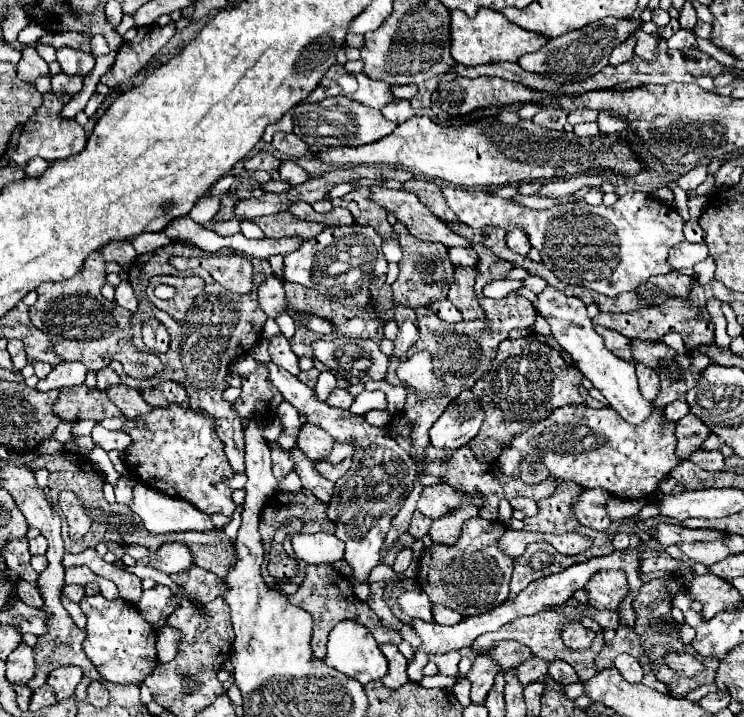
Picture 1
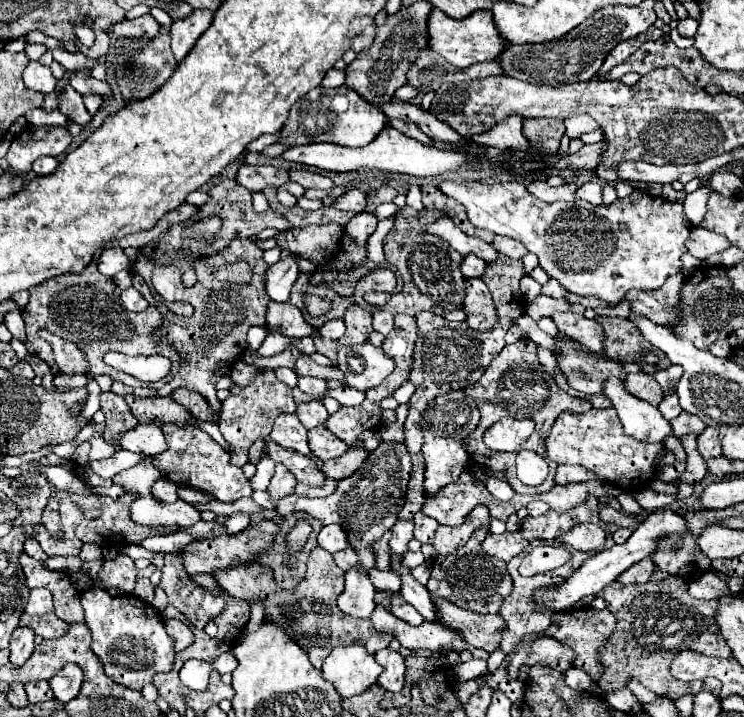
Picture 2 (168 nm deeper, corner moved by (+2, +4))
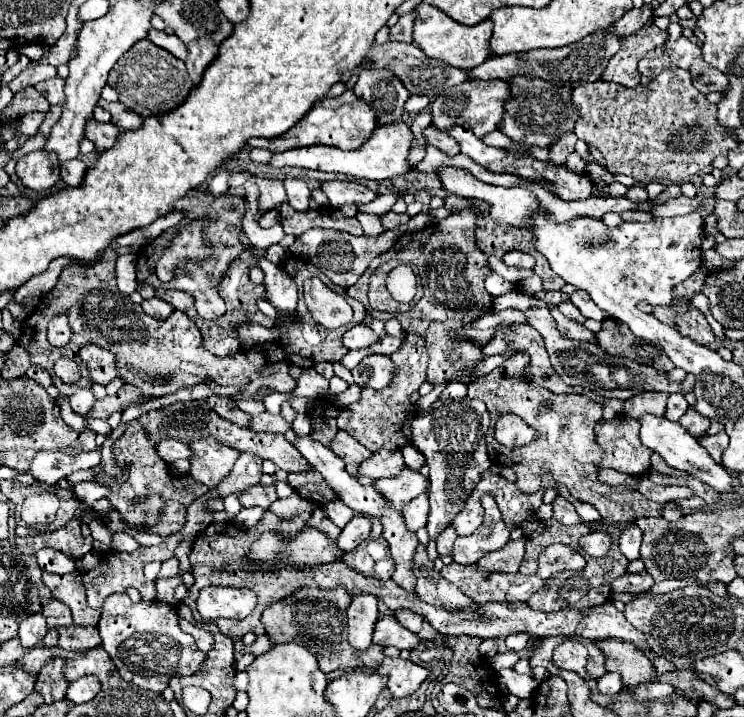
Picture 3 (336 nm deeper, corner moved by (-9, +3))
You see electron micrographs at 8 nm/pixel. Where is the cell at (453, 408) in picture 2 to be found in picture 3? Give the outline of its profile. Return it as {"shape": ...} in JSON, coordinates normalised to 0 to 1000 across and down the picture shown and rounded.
{"shape":[[[602,556],[586,559],[575,573],[562,576],[552,589],[554,621],[573,637],[578,660],[578,718],[575,718],[575,746],[578,757],[573,763],[575,777],[586,780],[583,749],[608,729],[608,721],[621,710],[624,693],[634,688],[645,662],[659,654],[661,640],[653,629],[653,601],[656,601],[656,573],[653,565],[642,556]]]}

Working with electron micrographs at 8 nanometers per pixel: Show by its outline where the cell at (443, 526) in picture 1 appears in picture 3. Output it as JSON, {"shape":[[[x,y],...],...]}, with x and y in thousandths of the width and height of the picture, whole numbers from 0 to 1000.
{"shape":[[[651,689],[647,703],[651,709],[648,732],[640,738],[640,743],[616,749],[610,755],[608,780],[613,785],[640,785],[645,777],[651,777],[651,771],[677,763],[677,757],[683,757],[685,752],[685,741],[675,727],[675,715],[669,713],[664,695],[659,689]]]}

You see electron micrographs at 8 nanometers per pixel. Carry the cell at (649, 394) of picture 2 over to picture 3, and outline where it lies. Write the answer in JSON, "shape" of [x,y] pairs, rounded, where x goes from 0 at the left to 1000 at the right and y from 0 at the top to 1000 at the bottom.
{"shape":[[[866,545],[858,548],[847,556],[839,559],[839,576],[860,584],[860,579],[866,576],[876,576],[876,579],[892,579],[895,573],[895,559],[898,559],[898,548],[890,545]]]}

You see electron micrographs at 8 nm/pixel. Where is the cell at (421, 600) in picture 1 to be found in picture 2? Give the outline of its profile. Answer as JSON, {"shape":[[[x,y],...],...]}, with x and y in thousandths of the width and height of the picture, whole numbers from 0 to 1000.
{"shape":[[[536,828],[528,831],[523,854],[526,854],[528,859],[534,859],[534,862],[550,868],[550,870],[555,870],[555,873],[563,873],[563,870],[569,868],[569,859],[566,859],[563,854],[558,854],[558,848],[555,848],[552,842],[547,842],[547,840],[542,837],[542,831],[536,831]]]}

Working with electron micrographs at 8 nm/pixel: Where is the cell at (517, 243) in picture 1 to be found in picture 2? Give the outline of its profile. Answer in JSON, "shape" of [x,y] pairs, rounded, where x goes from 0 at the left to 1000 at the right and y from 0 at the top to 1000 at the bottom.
{"shape":[[[665,329],[665,338],[663,338],[663,346],[684,360],[692,360],[692,363],[700,363],[706,354],[708,354],[708,346],[690,335],[690,332],[681,332],[681,329]]]}

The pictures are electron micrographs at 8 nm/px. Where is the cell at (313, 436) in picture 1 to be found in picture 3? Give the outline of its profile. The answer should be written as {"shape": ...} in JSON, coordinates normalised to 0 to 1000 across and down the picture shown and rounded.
{"shape":[[[454,601],[454,604],[449,607],[449,612],[446,612],[446,618],[444,618],[444,626],[446,626],[457,640],[462,640],[468,660],[473,660],[476,665],[478,665],[481,649],[500,635],[489,621],[484,621],[473,607],[468,607],[468,604],[462,604],[462,601]]]}

